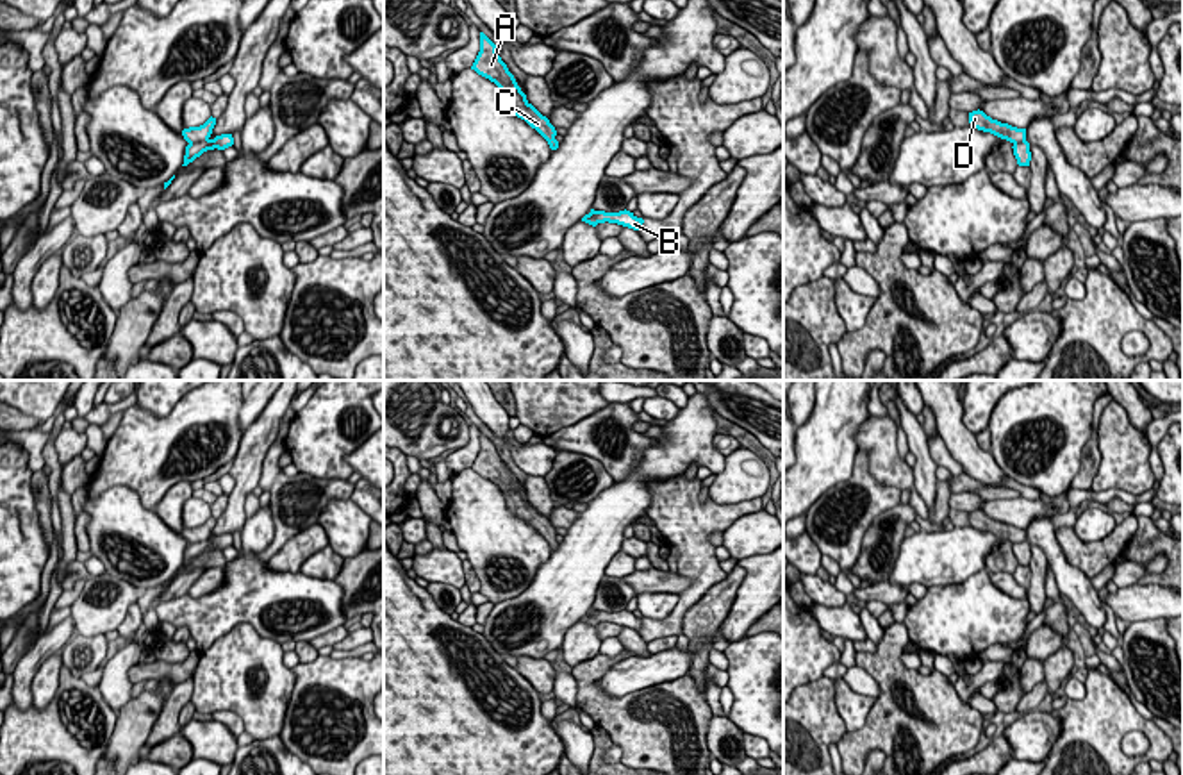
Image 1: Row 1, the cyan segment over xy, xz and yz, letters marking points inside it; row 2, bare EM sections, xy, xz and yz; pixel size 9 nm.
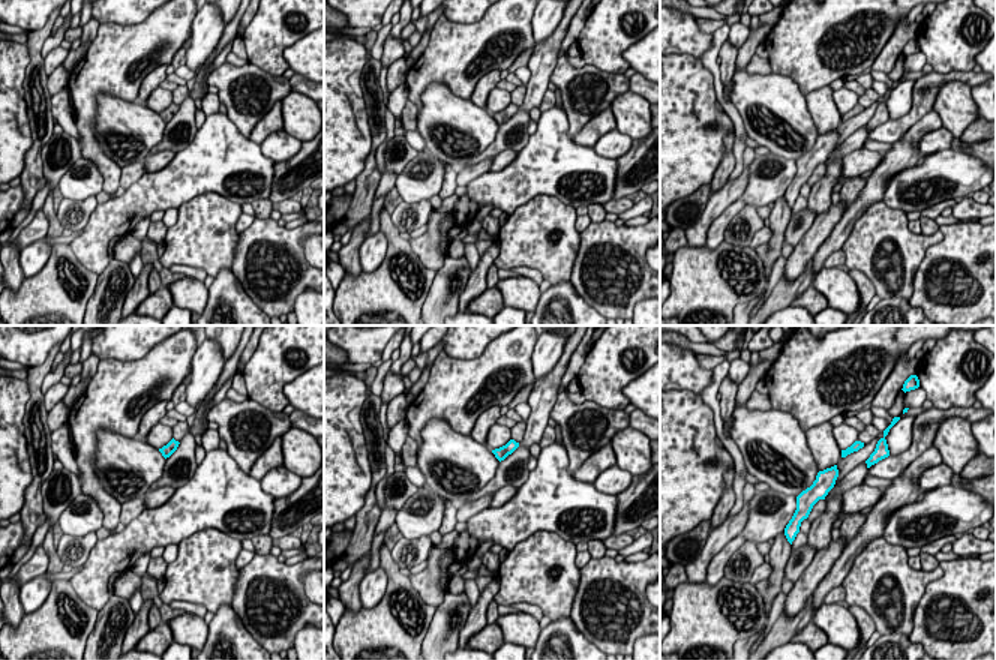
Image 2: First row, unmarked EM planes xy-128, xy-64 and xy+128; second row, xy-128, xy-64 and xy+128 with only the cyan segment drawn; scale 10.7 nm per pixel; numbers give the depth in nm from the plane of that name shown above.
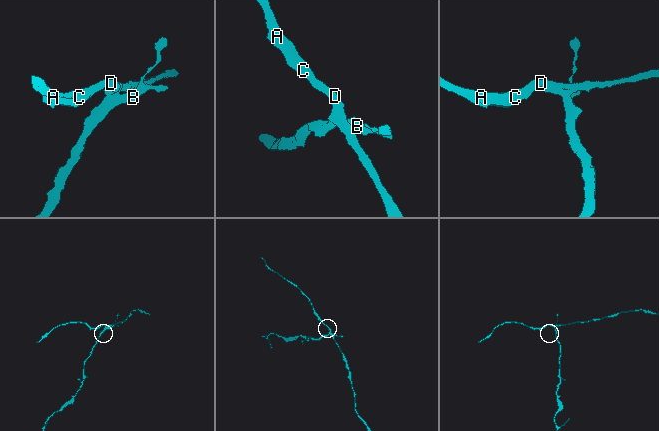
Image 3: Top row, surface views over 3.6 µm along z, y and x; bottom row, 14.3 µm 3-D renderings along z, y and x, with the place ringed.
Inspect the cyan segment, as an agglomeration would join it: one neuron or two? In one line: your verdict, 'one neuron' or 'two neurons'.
two neurons

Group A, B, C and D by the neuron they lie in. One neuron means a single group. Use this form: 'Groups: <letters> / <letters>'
Groups: A C D / B

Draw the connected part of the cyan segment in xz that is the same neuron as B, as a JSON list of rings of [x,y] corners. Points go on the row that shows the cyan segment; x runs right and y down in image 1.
[[[592,211],[589,214],[585,214],[582,218],[582,221],[596,227],[598,223],[617,223],[617,225],[623,225],[623,227],[628,227],[628,229],[633,229],[633,230],[641,230],[642,229],[642,223],[644,220],[642,218],[637,218],[633,212],[630,211],[619,211],[619,212],[605,212],[605,211]]]

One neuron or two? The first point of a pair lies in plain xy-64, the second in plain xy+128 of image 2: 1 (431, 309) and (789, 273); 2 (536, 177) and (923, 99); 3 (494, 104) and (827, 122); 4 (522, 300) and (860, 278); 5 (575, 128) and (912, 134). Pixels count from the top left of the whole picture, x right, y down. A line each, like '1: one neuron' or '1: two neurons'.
1: one neuron
2: two neurons
3: two neurons
4: two neurons
5: two neurons

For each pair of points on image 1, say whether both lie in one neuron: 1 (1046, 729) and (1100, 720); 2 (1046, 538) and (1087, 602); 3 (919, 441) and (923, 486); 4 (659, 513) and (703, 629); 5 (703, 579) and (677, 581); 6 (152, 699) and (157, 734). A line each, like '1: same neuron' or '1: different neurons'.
1: different neurons
2: same neuron
3: same neuron
4: different neurons
5: different neurons
6: different neurons

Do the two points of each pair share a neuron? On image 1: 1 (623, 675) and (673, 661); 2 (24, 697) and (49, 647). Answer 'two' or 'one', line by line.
1: one
2: one

